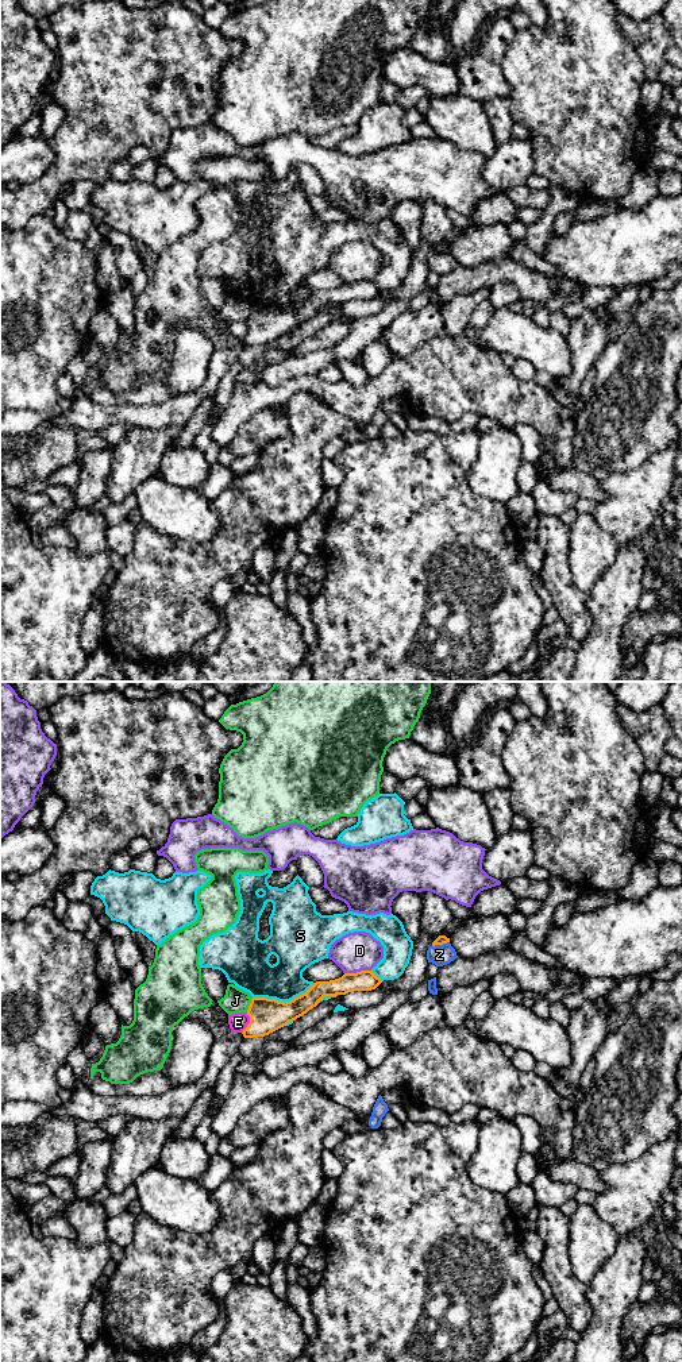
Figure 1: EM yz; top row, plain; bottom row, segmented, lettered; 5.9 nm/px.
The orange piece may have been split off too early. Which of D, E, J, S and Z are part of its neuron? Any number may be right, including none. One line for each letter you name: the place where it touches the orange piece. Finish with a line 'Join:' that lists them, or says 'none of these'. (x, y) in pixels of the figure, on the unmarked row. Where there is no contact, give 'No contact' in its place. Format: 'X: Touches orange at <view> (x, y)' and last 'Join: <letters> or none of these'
Join: none of these

